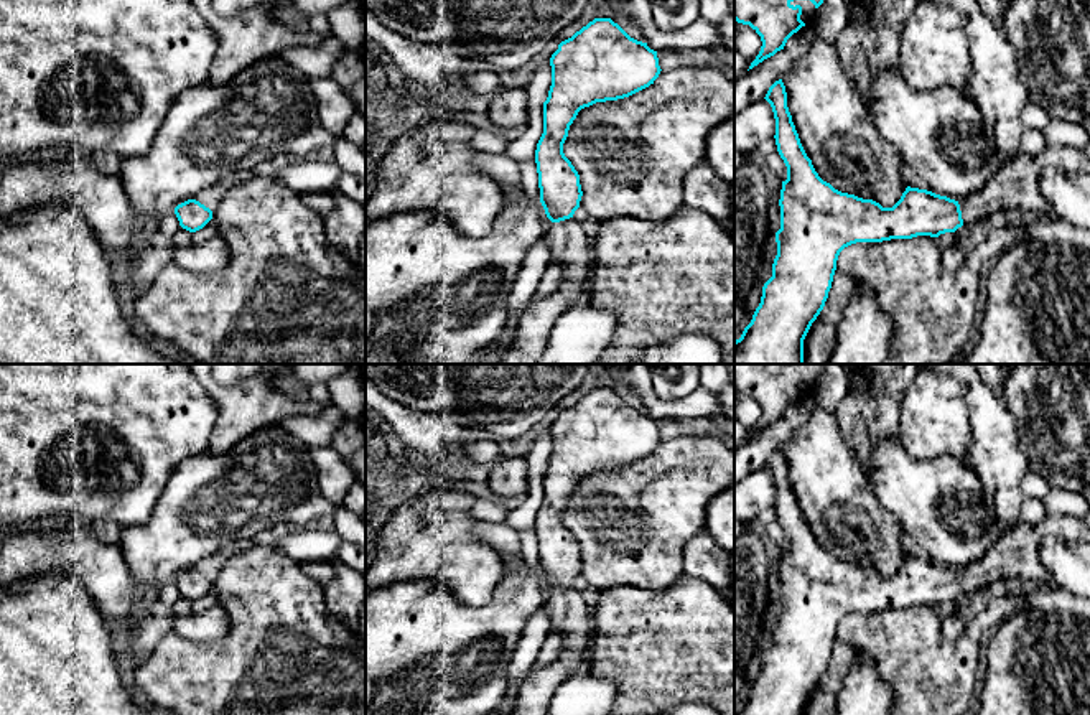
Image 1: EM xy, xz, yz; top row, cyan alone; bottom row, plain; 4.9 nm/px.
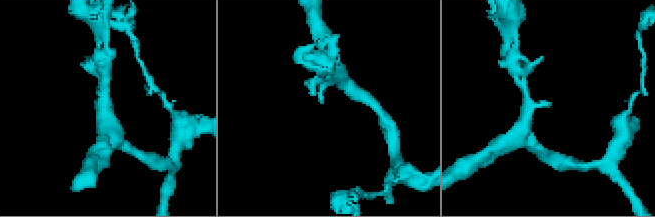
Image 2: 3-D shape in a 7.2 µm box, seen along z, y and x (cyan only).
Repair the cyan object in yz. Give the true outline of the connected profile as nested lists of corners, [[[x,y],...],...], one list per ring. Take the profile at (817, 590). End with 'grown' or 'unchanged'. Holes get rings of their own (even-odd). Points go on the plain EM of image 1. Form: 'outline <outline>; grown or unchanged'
outline [[[782,448],[769,456],[764,468],[774,481],[774,507],[787,535],[787,549],[782,550],[779,568],[780,598],[776,601],[777,624],[772,633],[772,646],[764,652],[761,672],[734,715],[804,715],[812,692],[828,667],[838,624],[851,613],[917,605],[939,606],[945,601],[955,601],[963,593],[981,591],[1003,578],[1021,580],[1026,586],[1049,586],[1050,573],[1041,560],[1042,539],[1052,535],[1060,542],[1090,542],[1090,527],[1083,519],[1047,516],[1034,526],[1018,522],[980,560],[965,568],[955,570],[927,558],[907,555],[892,577],[883,577],[873,568],[841,562],[818,545],[792,491]]]; grown

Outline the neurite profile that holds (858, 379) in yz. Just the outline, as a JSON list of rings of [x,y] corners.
[[[843,364],[845,369],[848,371],[848,395],[855,395],[858,392],[866,390],[869,381],[864,367],[861,364]]]

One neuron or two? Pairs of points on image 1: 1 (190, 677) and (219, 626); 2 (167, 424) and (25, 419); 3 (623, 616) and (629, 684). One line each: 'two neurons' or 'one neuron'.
1: two neurons
2: one neuron
3: one neuron

